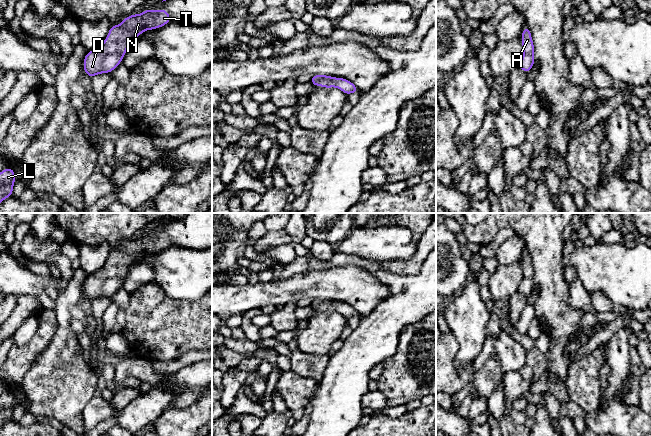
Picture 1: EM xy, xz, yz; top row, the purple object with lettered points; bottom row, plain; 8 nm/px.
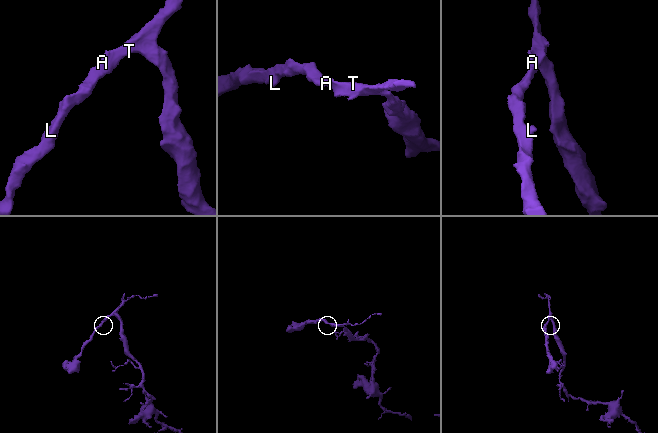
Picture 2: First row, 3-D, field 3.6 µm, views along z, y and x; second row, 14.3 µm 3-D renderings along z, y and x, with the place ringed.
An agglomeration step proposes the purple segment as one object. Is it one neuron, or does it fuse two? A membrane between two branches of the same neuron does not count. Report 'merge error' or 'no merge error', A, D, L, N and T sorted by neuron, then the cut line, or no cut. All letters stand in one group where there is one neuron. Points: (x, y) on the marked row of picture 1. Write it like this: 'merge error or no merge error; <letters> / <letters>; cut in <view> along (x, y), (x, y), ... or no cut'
no merge error; A D L N T; no cut

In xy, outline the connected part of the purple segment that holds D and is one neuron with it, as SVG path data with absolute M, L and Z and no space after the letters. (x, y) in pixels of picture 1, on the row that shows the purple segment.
M148 8L140 14L133 14L125 17L119 25L113 25L110 27L106 39L100 46L98 46L95 50L87 52L83 60L84 72L90 78L102 73L111 73L119 64L121 64L130 43L134 39L136 39L144 31L158 29L170 23L170 20L171 17L165 9L154 11L151 8Z

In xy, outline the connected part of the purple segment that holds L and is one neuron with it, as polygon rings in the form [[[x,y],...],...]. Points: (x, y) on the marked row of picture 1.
[[[8,167],[0,172],[0,203],[13,195],[15,172]]]

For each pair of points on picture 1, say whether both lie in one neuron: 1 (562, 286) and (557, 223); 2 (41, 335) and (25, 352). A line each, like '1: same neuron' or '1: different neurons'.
1: same neuron
2: same neuron

